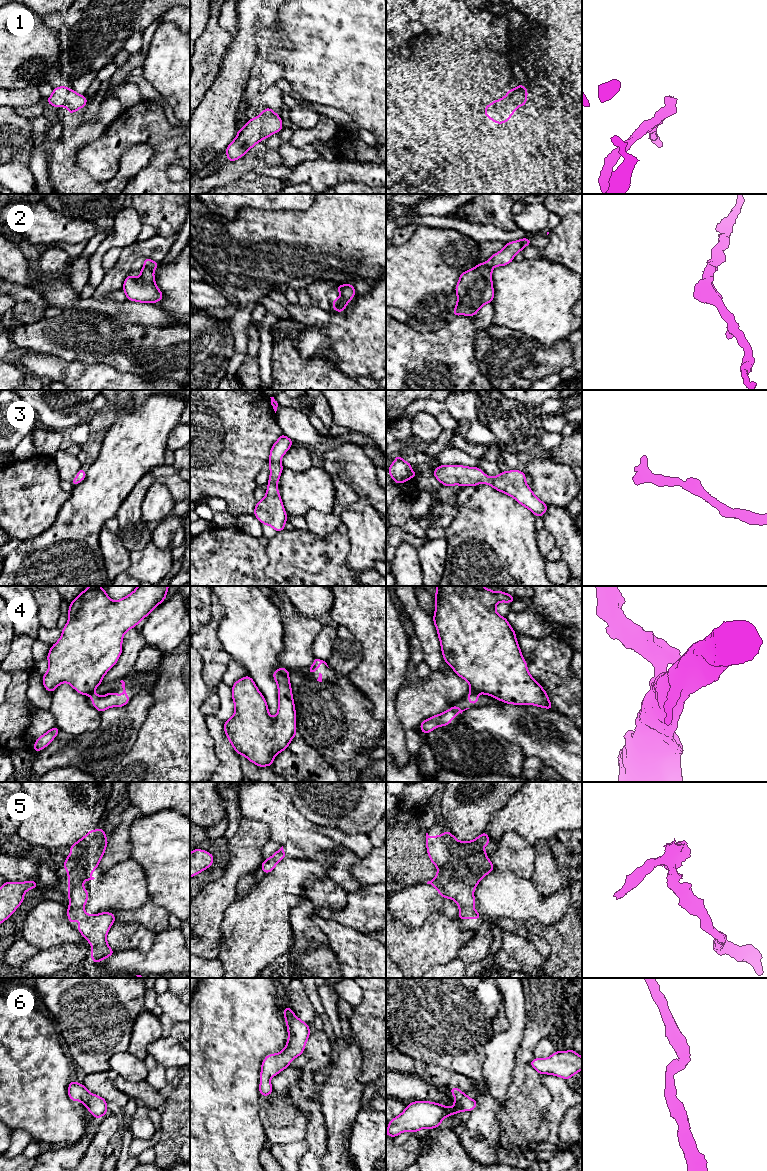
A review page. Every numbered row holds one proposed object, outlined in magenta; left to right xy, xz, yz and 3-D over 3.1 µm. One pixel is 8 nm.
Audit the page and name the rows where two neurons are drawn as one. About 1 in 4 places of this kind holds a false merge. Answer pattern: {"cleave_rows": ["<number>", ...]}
{"cleave_rows": ["4"]}

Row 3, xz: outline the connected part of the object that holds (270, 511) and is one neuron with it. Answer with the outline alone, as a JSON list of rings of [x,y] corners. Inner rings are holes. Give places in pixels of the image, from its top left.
[[[281,434],[272,446],[268,461],[270,477],[266,495],[261,501],[257,502],[253,514],[262,524],[271,526],[276,532],[284,530],[285,522],[288,521],[277,487],[281,472],[284,469],[281,464],[281,458],[290,449],[292,444],[293,441],[290,438]]]

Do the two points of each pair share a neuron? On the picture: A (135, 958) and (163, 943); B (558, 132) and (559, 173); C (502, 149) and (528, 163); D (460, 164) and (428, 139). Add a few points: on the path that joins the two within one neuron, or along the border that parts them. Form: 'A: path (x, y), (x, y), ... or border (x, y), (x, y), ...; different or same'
A: path (142, 962), (145, 962), (157, 950); same
B: border (548, 125), (551, 139), (569, 157); different
C: border (522, 152), (520, 162), (529, 170); different
D: path (452, 163), (436, 147); same

